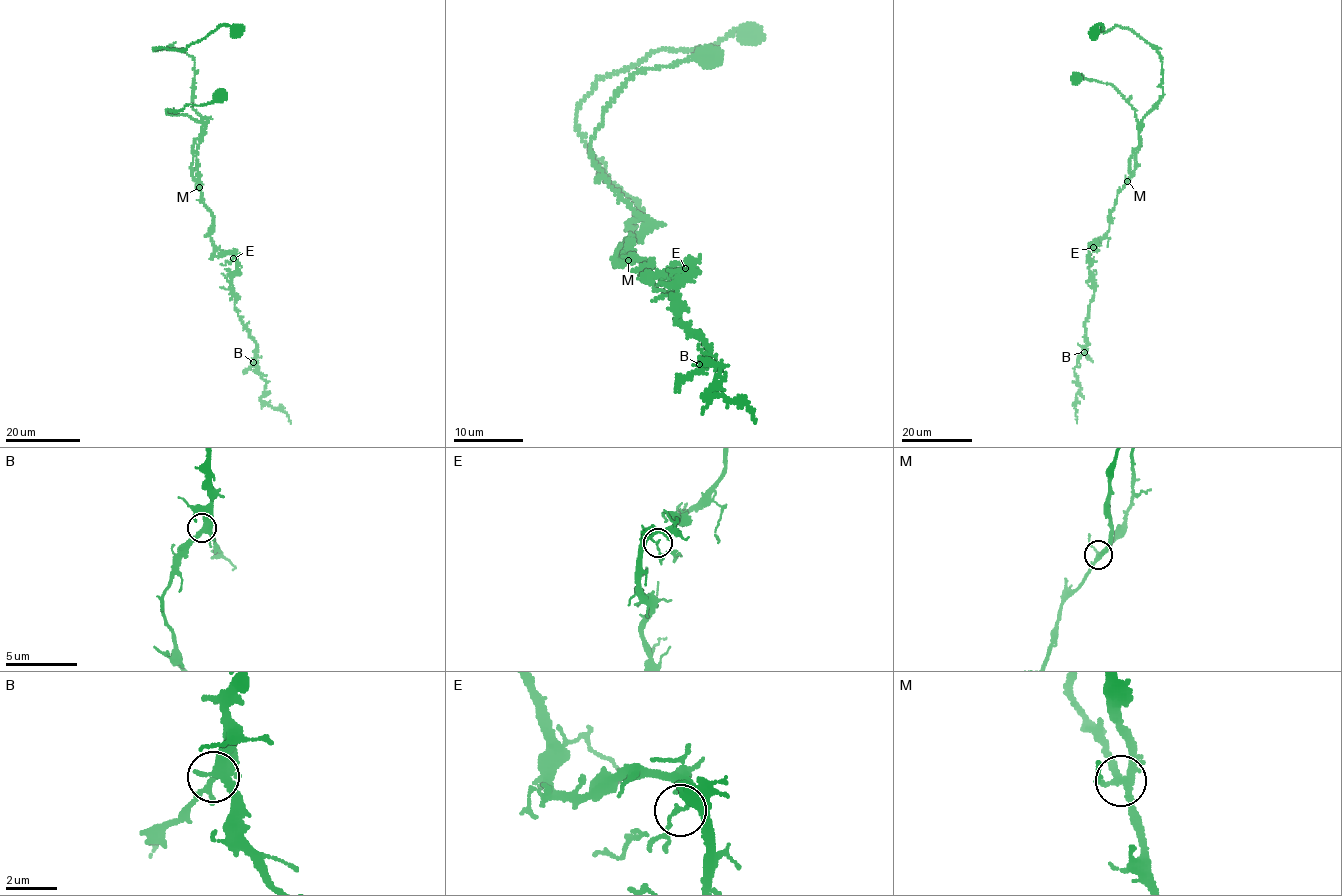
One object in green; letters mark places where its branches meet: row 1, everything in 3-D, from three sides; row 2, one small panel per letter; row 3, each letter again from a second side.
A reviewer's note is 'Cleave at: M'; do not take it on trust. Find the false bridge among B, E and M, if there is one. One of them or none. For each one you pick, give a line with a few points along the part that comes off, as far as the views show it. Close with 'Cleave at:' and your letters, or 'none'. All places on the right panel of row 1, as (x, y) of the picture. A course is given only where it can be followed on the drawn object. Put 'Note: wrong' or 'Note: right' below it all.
M: (1127, 181), (1135, 169), (1135, 154), (1140, 146), (1135, 110), (1112, 85), (1081, 75), (1074, 81), (1075, 76)
Cleave at: M
Note: right

